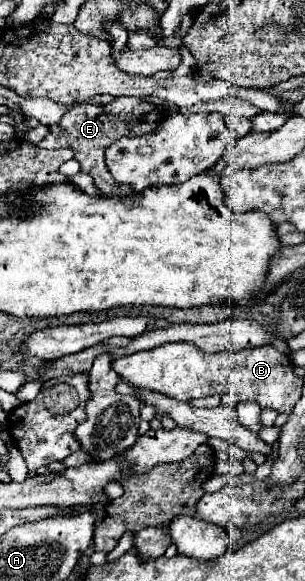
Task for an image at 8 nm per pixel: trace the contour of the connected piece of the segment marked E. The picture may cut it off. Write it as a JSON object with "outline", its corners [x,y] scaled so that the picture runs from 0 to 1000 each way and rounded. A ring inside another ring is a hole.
{"outline":[[[380,169],[374,176],[348,182],[308,182],[308,179],[269,179],[243,182],[230,193],[203,200],[203,207],[177,217],[164,217],[164,231],[125,244],[138,255],[236,255],[243,272],[269,282],[269,293],[295,296],[308,303],[315,324],[328,324],[348,334],[420,334],[433,324],[393,324],[374,317],[348,282],[341,282],[341,258],[367,244],[380,244],[393,234],[466,234],[485,227],[505,227],[525,207],[544,203],[544,189],[525,179],[485,179],[466,169]]]}

